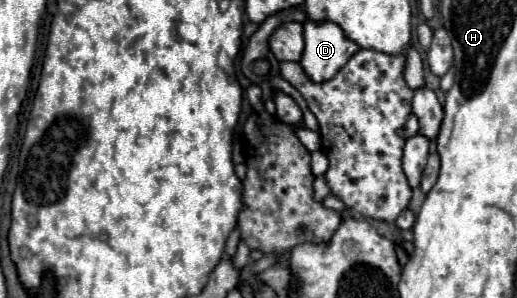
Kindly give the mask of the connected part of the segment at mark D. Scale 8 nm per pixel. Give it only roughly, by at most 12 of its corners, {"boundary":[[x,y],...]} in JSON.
{"boundary":[[329,20],[305,22],[299,64],[313,82],[333,78],[359,46]]}

